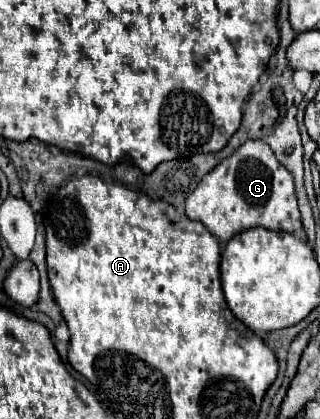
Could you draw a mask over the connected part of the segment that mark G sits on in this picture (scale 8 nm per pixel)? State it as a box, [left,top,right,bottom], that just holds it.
[186,140,304,242]

